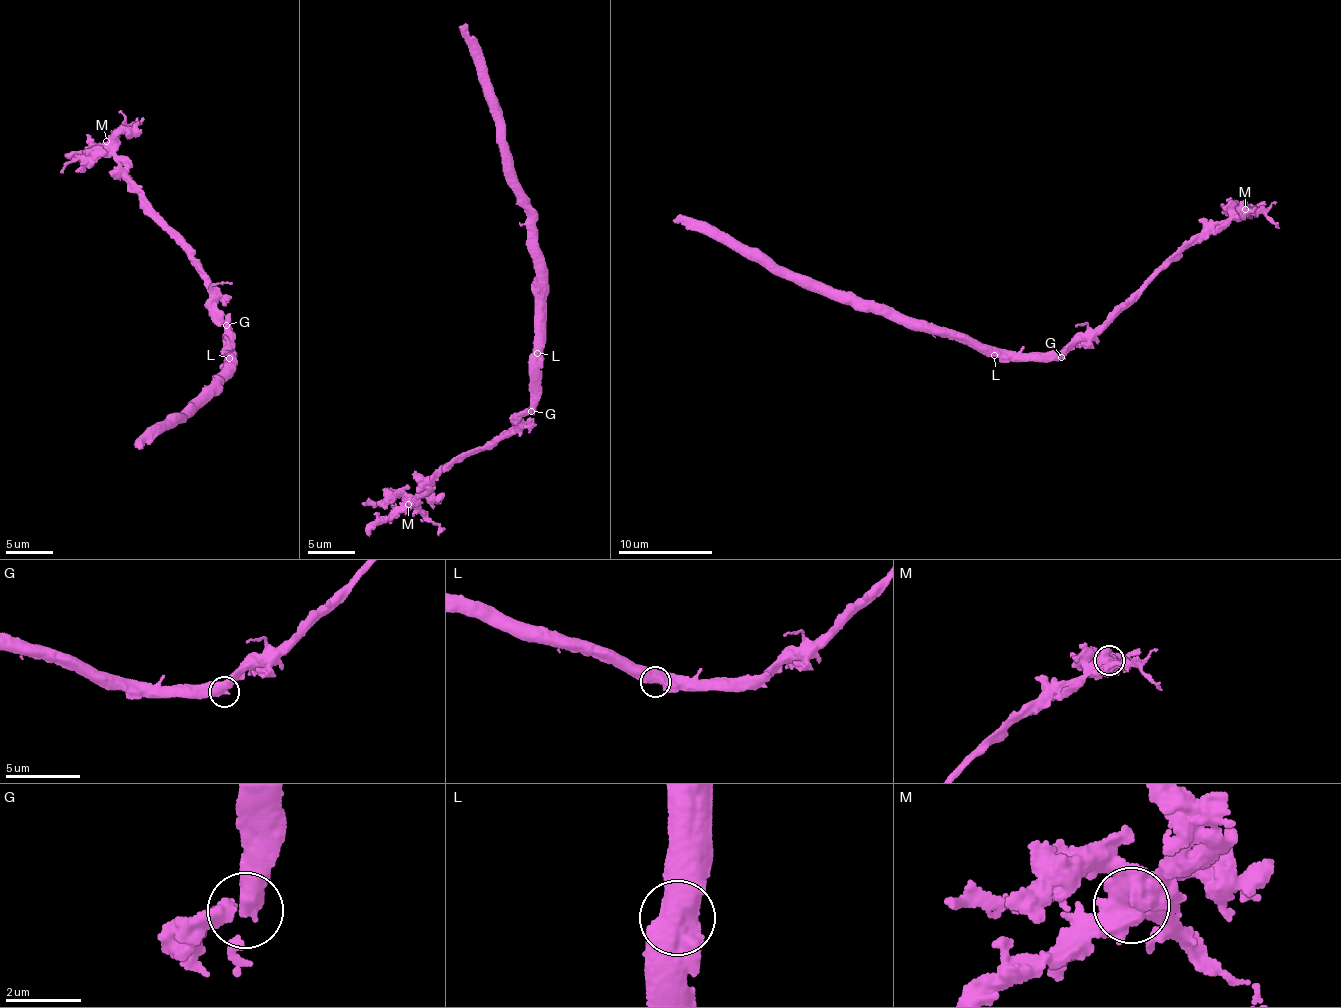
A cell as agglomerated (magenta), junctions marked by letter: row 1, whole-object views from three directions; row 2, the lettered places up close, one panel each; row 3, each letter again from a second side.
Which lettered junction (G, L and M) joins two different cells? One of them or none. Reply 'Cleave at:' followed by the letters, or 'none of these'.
Cleave at: none of these

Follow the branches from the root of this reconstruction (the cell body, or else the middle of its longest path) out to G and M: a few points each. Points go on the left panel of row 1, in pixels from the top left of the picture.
G: (226, 351), (229, 324), (227, 326)
M: (226, 351), (227, 320), (216, 306), (216, 295), (171, 229), (140, 195), (129, 169), (118, 161), (106, 141)

